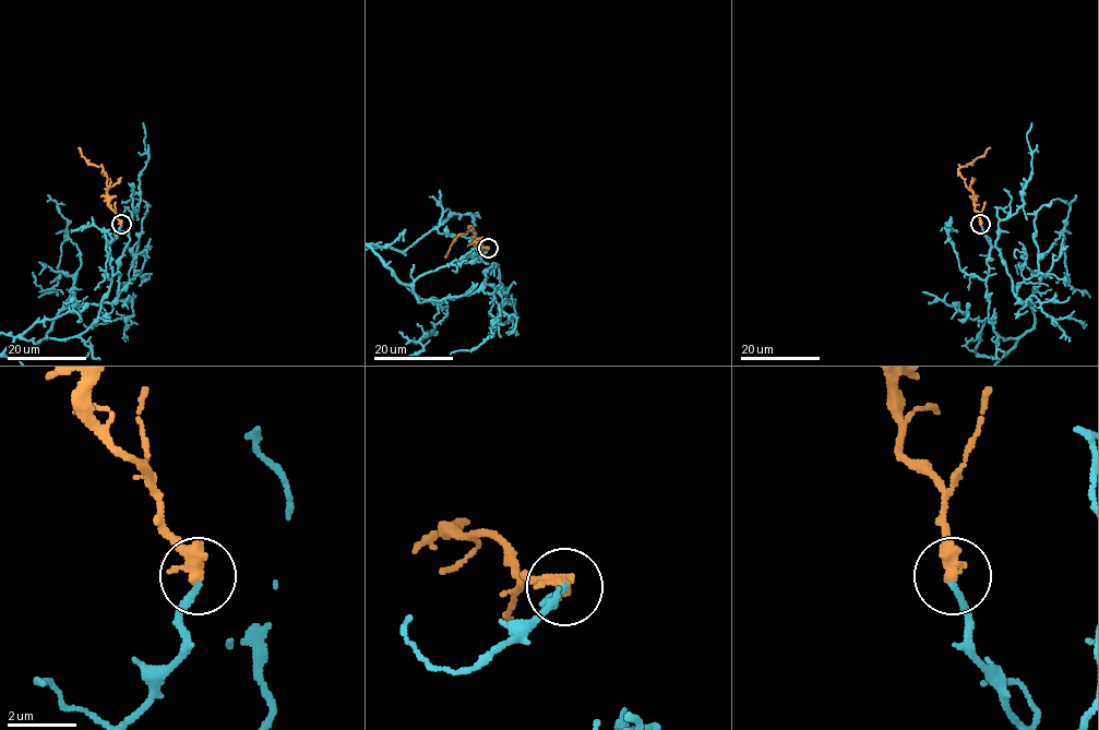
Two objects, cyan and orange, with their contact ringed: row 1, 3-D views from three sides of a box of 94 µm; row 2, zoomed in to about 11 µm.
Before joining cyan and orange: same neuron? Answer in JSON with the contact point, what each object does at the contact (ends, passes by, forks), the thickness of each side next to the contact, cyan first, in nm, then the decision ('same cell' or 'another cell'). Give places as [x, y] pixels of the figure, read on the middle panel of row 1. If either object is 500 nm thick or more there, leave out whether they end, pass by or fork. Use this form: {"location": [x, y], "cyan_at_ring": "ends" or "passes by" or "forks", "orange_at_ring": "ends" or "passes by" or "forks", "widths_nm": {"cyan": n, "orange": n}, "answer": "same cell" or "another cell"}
{"location": [488, 248], "cyan_at_ring": "ends", "orange_at_ring": "ends", "widths_nm": {"cyan": 190, "orange": 400}, "answer": "same cell"}

